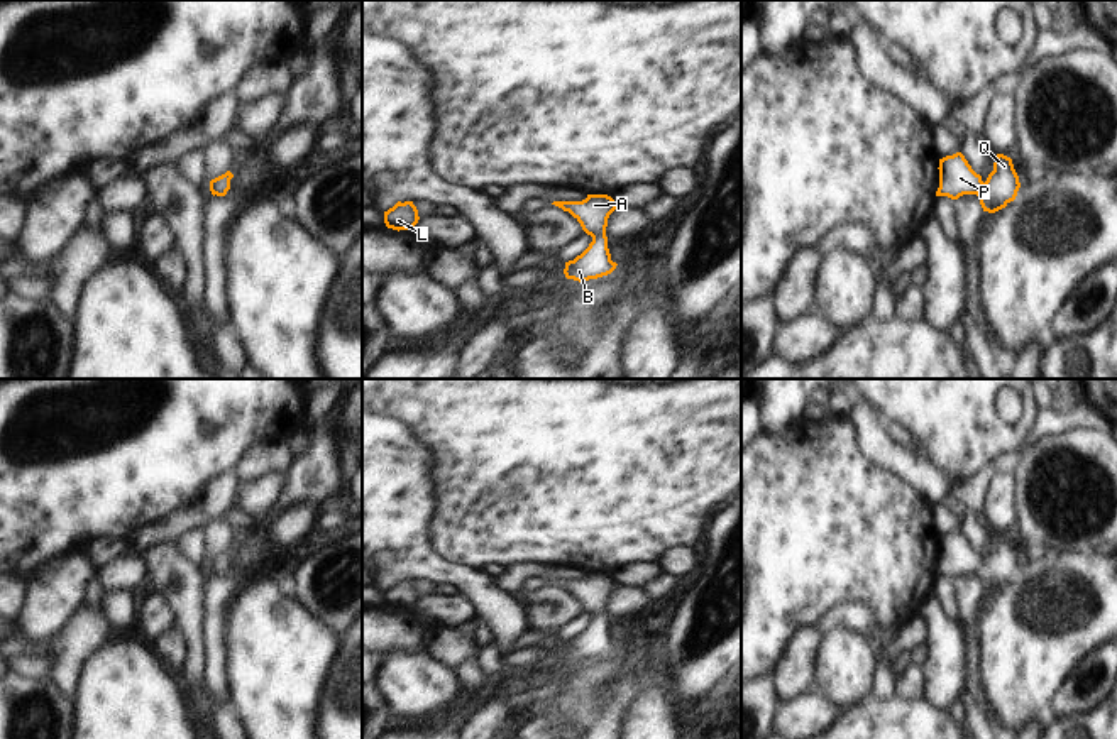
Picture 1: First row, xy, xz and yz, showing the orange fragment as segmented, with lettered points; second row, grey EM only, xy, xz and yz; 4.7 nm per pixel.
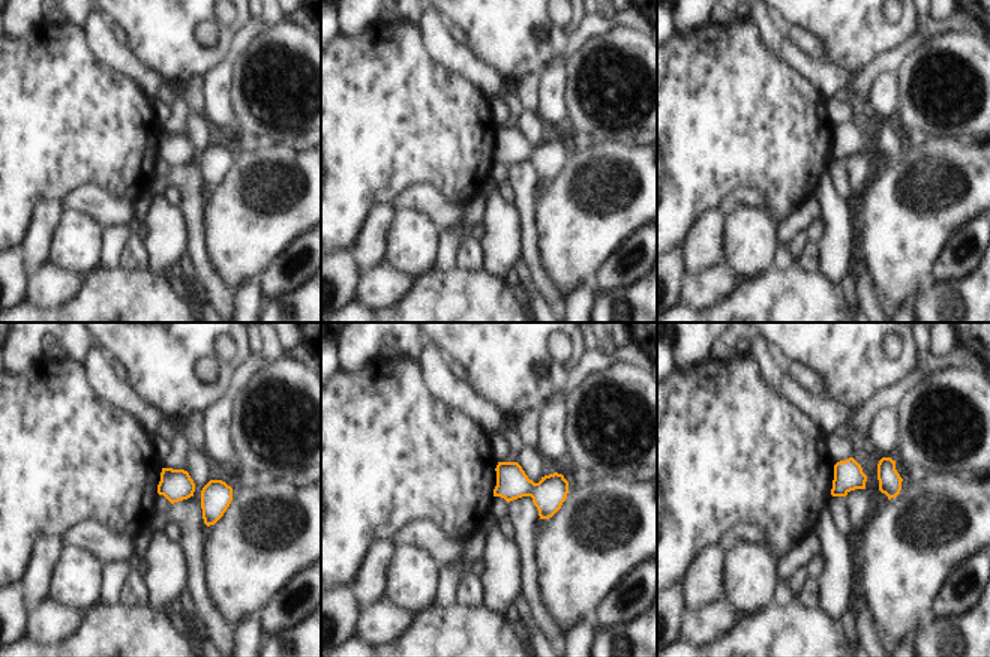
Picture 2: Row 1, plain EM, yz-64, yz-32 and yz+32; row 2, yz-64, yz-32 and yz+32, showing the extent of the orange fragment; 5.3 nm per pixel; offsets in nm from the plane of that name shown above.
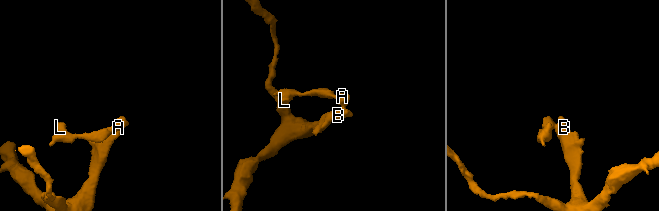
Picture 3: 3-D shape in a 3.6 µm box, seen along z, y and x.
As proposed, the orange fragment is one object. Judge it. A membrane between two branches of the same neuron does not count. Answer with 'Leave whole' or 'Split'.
Leave whole

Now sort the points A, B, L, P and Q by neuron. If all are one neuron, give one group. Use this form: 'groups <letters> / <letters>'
groups A B L P Q

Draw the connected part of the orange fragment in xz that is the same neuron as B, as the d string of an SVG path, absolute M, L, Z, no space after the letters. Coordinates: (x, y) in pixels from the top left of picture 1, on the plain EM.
M587 573L582 580L553 580L552 583L569 590L582 609L592 616L592 621L581 634L565 641L565 656L586 661L611 653L618 643L611 639L606 605L618 582L608 573Z

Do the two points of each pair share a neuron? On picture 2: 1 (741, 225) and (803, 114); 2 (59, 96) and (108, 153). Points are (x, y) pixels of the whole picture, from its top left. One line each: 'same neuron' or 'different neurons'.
1: different neurons
2: same neuron

